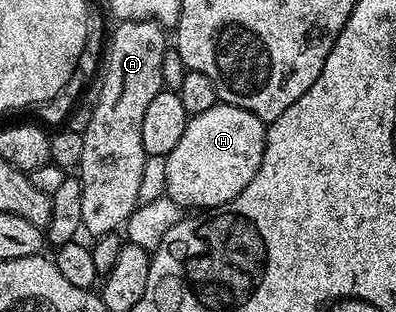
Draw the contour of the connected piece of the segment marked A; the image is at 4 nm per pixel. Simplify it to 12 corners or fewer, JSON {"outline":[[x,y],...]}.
{"outline":[[120,22],[78,177],[82,227],[136,207],[142,120],[165,89],[165,27]]}

